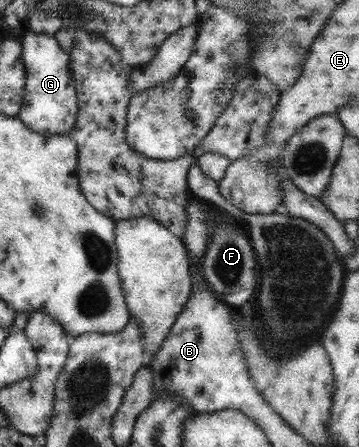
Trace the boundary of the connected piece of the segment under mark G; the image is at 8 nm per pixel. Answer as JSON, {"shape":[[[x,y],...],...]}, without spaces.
{"shape":[[[29,30],[21,37],[21,59],[25,63],[27,78],[18,119],[33,132],[68,134],[75,124],[78,112],[70,54],[59,46],[54,36]]]}

